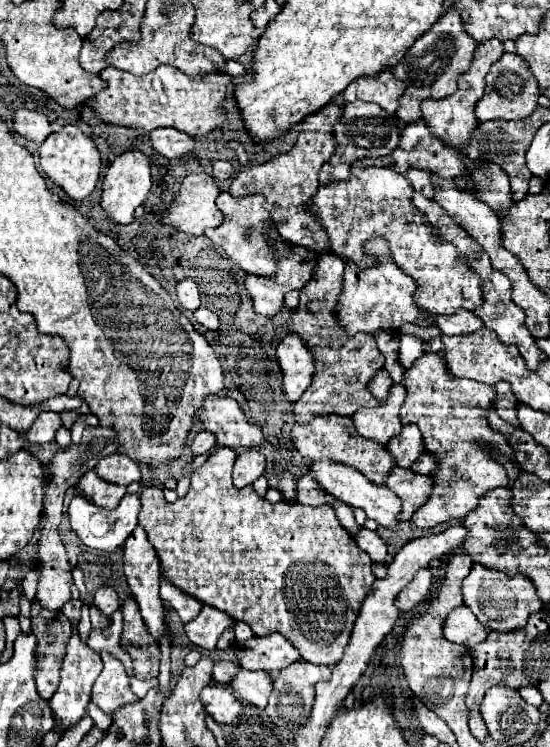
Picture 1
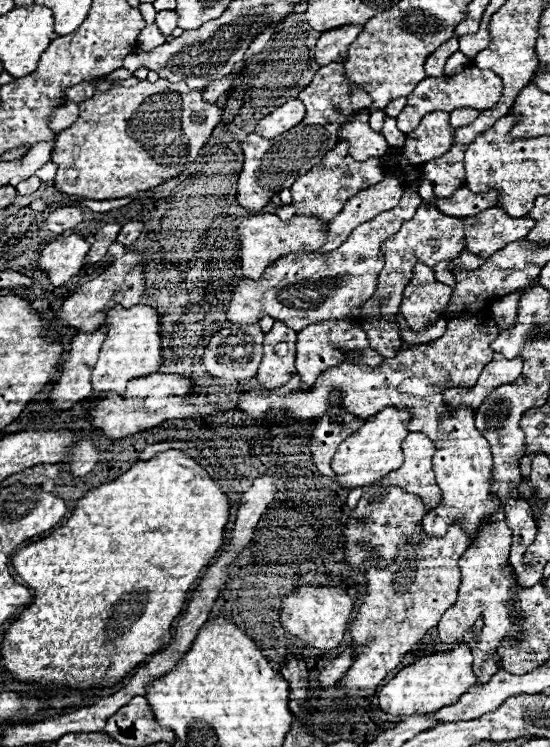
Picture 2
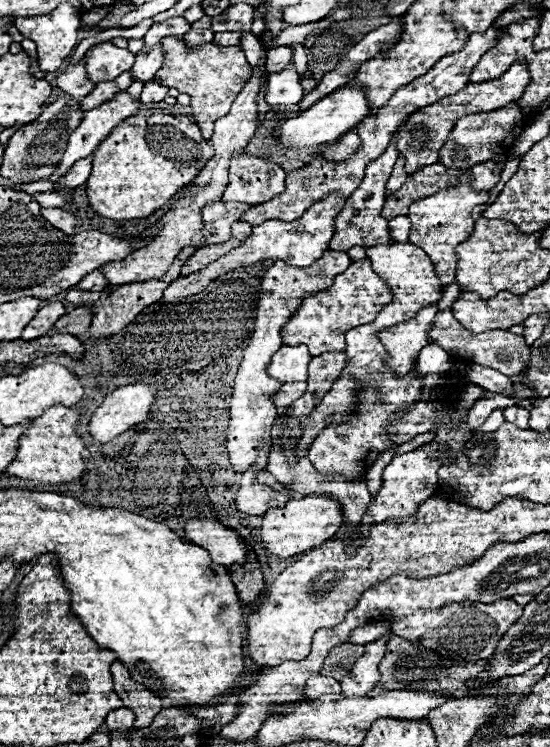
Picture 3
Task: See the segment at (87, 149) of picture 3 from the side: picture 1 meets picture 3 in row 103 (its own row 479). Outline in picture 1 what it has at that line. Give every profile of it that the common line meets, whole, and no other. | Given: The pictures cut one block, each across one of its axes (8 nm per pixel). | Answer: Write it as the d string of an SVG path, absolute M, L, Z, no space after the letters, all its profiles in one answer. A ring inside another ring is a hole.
M118 452L102 458L96 464L96 472L106 482L114 482L114 484L122 484L122 486L140 482L140 470L138 470L136 462L130 460L126 454L118 454Z

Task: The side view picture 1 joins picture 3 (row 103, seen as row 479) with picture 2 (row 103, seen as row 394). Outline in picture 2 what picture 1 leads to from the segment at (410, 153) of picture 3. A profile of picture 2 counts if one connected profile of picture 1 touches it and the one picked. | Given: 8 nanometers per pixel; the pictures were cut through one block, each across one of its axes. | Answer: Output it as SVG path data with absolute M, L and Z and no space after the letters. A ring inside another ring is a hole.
M468 64L460 74L454 76L438 76L438 78L424 78L412 94L408 94L408 102L404 110L396 116L398 130L408 134L416 128L416 122L428 114L428 110L458 110L458 108L476 108L476 110L488 110L492 108L502 94L502 78L492 70L480 70L474 64Z

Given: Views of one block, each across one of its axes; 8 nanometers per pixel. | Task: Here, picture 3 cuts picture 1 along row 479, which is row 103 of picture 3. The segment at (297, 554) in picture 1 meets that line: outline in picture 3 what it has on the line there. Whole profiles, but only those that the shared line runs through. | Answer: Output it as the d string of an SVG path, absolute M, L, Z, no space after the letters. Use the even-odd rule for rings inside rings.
M164 38L162 46L166 52L166 60L164 60L164 66L158 70L156 78L168 88L176 88L192 96L192 110L194 110L192 114L204 138L208 140L212 136L214 122L228 114L236 94L240 94L240 90L244 88L244 82L250 78L252 68L238 46L202 44L192 50L176 38Z

